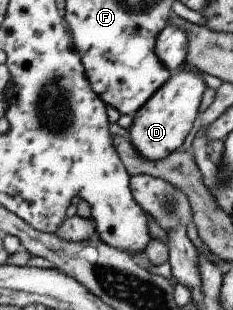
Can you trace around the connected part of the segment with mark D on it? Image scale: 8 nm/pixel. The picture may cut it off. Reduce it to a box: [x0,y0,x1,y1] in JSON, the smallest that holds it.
[129,69,208,161]

